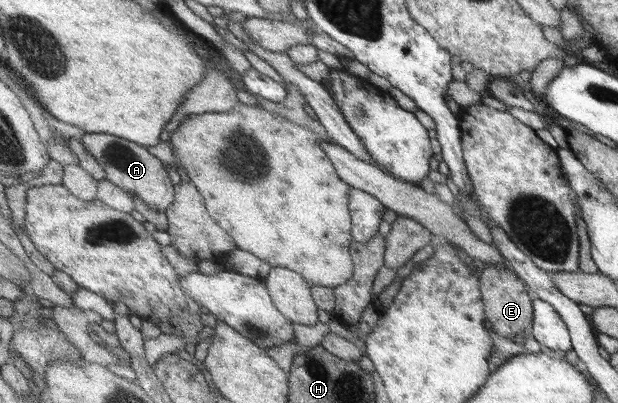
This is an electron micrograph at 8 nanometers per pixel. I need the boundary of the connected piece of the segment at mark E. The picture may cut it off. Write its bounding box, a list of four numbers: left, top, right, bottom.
[481,262,535,339]

